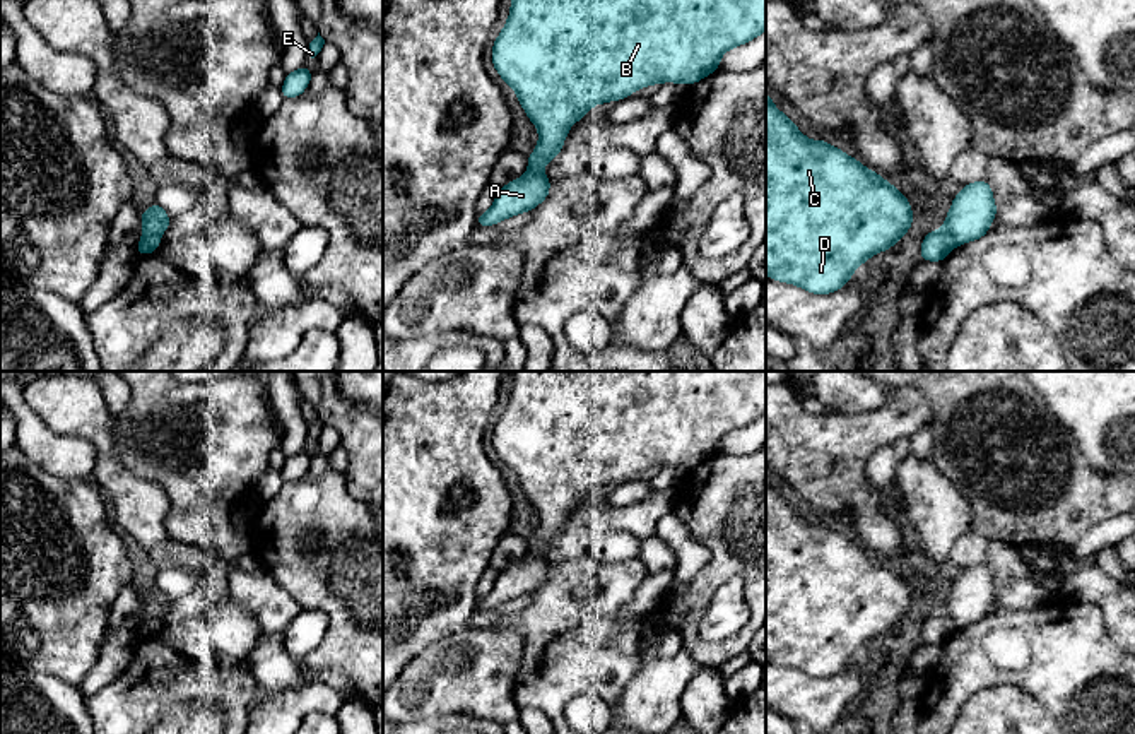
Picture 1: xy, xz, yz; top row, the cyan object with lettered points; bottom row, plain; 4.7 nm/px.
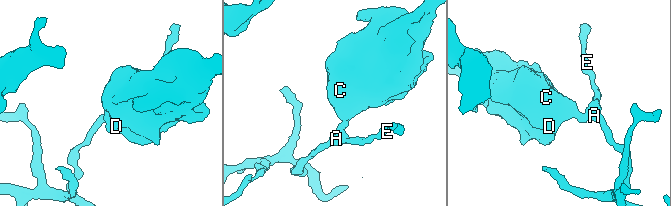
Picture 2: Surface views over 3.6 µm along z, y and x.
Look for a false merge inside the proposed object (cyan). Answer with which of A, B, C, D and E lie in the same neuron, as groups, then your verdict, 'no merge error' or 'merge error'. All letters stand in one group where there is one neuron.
A E / B C D; merge error

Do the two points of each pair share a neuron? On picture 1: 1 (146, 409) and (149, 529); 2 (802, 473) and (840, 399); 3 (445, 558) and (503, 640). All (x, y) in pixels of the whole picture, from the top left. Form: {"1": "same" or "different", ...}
{"1": "different", "2": "different", "3": "different"}

